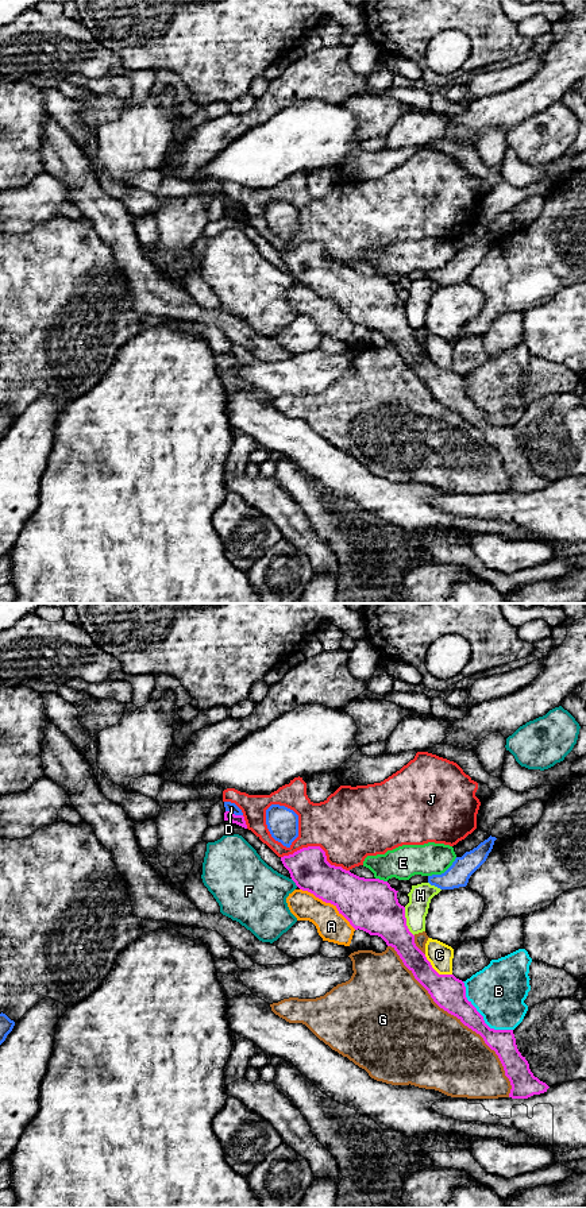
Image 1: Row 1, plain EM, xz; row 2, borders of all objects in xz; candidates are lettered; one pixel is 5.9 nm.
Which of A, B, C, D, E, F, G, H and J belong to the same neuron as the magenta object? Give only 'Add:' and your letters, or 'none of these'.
Add: none of these

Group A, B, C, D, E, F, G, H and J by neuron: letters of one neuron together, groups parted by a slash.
A / B / C / D / E / F / G / H / J

